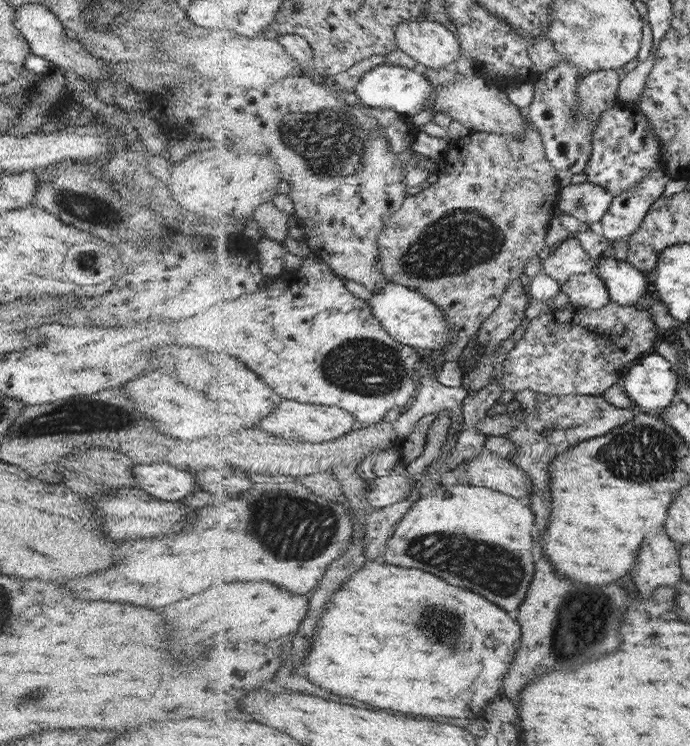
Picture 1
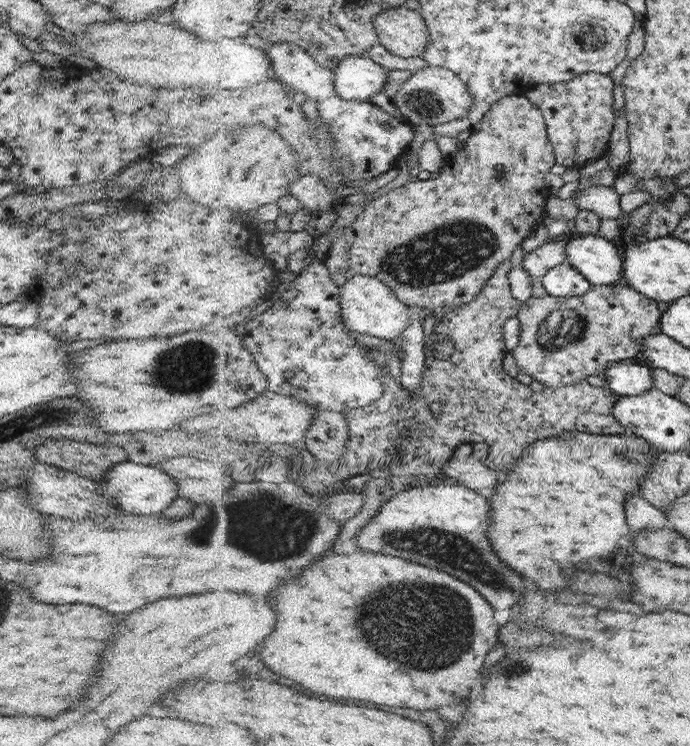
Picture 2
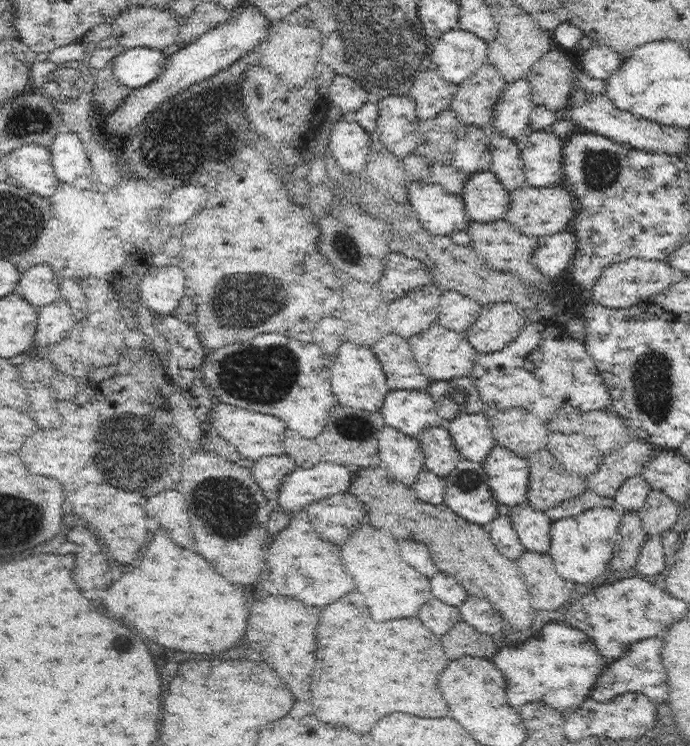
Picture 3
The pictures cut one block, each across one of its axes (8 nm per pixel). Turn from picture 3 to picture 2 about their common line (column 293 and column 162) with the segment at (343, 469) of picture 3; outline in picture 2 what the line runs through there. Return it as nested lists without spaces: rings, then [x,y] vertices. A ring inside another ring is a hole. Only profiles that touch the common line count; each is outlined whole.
[[[124,461],[106,470],[104,480],[98,482],[102,496],[119,514],[160,515],[178,496],[176,480],[157,466]]]

